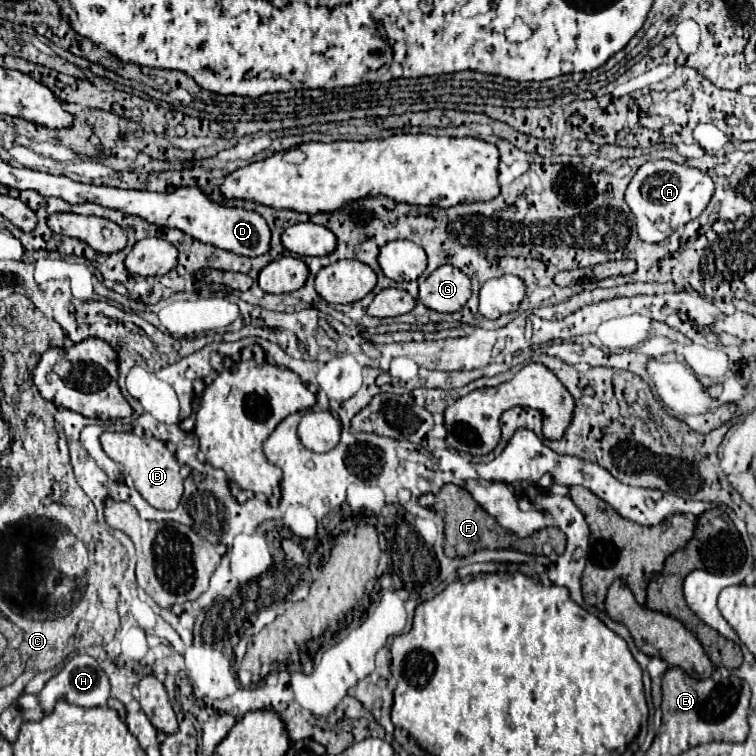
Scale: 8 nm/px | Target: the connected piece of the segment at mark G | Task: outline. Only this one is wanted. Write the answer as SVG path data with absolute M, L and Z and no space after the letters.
M442 265L432 271L430 277L420 285L420 301L434 311L454 313L464 307L470 299L470 279L452 265Z

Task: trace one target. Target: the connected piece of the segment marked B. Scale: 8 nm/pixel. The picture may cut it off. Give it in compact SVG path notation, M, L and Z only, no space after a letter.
M102 433L100 443L104 453L122 465L122 469L132 477L138 493L154 509L176 509L182 499L182 475L176 457L166 449L164 441L156 437L138 437L134 433Z

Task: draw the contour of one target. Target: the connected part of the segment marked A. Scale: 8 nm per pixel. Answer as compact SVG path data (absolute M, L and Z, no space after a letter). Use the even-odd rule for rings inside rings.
M658 159L644 163L636 171L626 189L626 203L636 217L640 239L646 243L660 243L668 239L672 231L696 219L710 203L712 193L714 193L714 183L708 173L672 163L668 159Z

